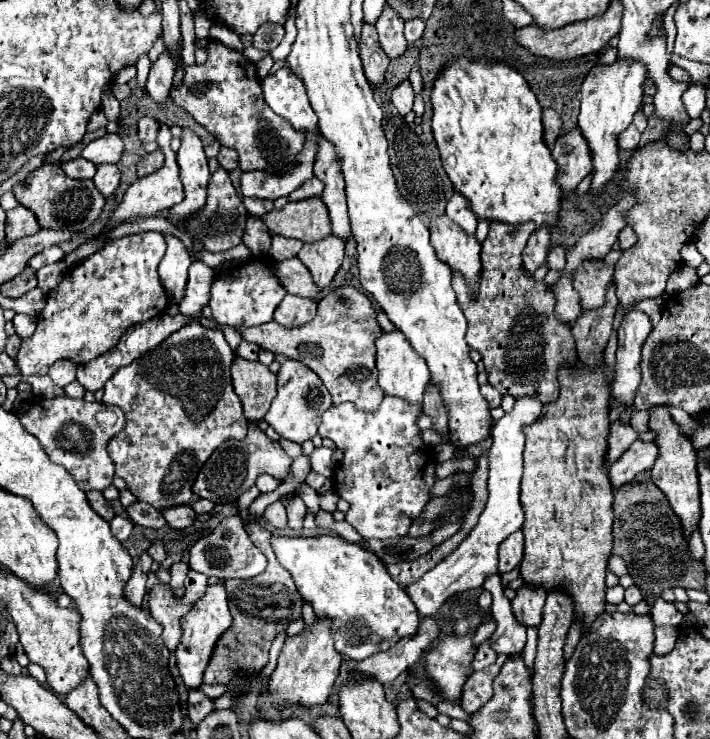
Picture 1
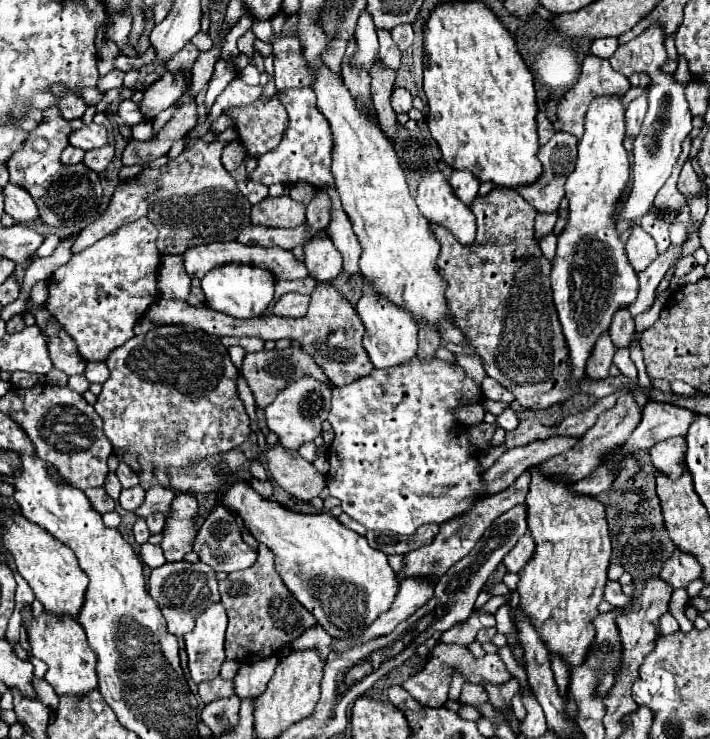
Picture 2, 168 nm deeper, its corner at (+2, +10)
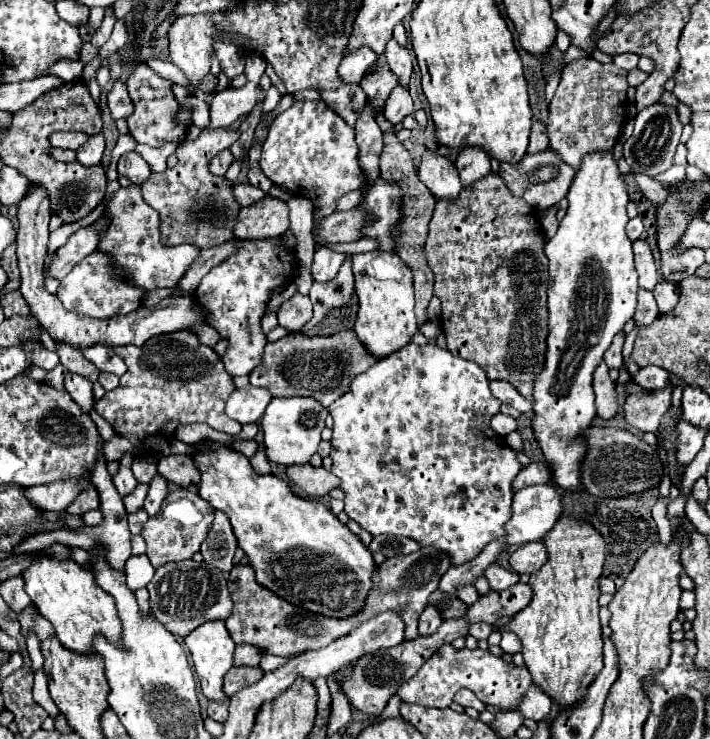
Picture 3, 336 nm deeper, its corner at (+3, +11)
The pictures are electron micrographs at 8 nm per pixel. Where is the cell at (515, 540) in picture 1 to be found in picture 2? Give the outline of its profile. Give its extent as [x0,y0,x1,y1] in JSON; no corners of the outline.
[504,534,536,572]

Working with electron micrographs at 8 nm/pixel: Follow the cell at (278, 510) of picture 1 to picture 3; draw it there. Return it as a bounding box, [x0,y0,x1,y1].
[251,445,271,475]

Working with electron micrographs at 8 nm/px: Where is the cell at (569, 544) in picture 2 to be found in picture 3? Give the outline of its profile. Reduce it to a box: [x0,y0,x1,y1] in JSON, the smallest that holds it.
[505,515,605,707]

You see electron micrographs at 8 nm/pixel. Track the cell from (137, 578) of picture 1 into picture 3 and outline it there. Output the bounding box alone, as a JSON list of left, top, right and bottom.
[129,509,149,533]

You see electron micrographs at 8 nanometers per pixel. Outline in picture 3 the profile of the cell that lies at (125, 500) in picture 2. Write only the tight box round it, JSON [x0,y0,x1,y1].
[113,453,137,497]

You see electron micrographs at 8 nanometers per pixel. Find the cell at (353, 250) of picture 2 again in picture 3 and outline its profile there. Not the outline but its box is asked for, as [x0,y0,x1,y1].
[300,255,353,333]

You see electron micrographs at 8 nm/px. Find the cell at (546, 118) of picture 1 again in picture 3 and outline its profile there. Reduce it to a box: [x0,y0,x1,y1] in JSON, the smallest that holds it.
[527,121,549,153]

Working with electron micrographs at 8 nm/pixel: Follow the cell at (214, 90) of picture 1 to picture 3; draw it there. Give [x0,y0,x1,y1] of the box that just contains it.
[127,67,188,147]

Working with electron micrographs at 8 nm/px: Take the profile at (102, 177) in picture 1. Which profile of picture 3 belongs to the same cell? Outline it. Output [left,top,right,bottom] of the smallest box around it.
[77,133,105,167]

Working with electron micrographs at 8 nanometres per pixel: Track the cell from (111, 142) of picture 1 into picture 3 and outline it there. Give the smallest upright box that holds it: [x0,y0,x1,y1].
[49,133,91,149]

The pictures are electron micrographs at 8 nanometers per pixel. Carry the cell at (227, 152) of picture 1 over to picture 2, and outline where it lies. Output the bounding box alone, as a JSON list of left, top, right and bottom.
[222,140,246,172]

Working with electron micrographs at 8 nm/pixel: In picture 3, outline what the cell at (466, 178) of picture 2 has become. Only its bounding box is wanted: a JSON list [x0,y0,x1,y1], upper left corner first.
[455,149,491,185]

